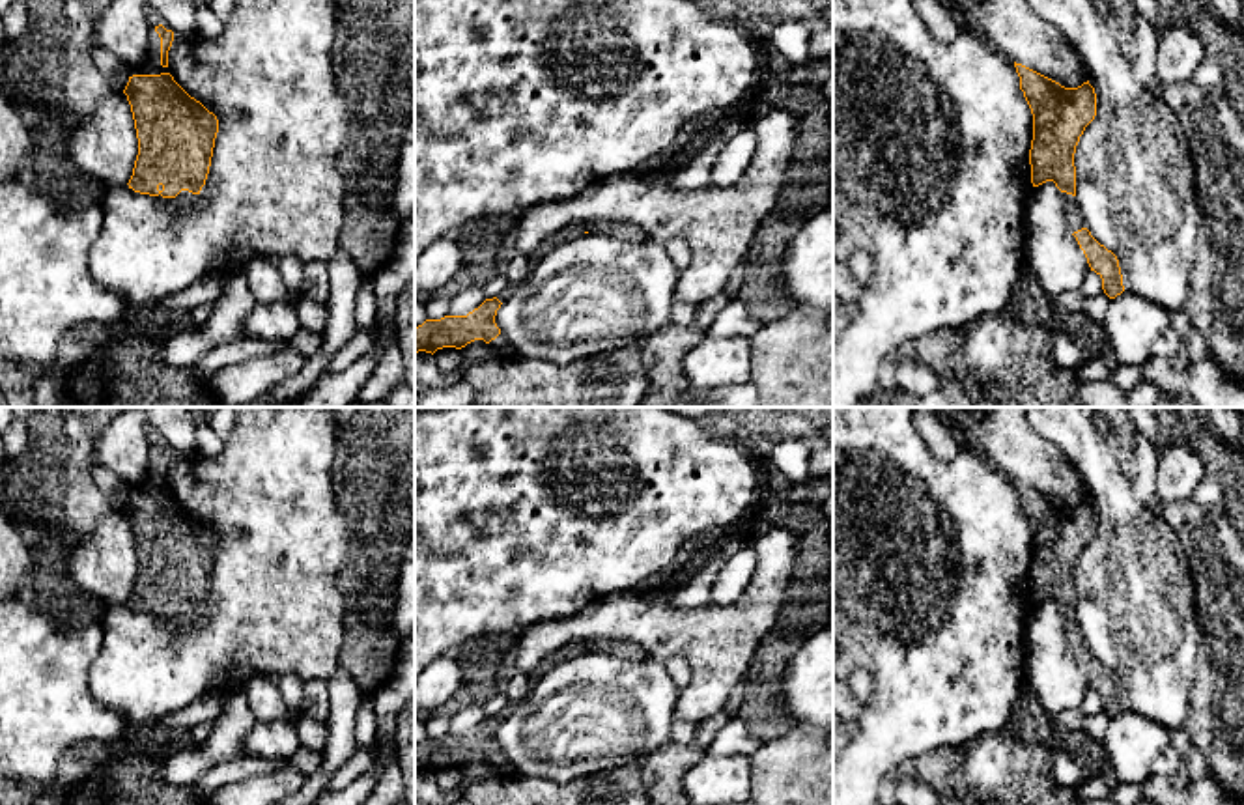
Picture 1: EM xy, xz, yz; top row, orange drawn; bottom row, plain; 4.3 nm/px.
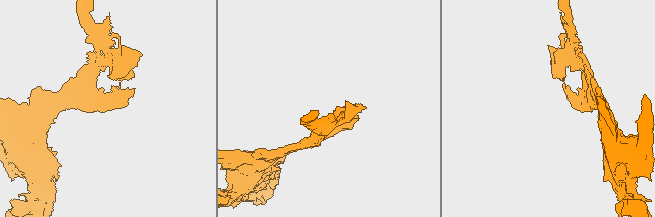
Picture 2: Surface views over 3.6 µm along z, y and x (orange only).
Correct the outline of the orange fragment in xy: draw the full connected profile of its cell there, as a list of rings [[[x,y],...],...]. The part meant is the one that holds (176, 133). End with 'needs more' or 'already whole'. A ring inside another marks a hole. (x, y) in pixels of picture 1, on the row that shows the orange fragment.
[[[148,13],[148,47],[140,64],[133,65],[123,90],[131,105],[138,155],[129,189],[157,198],[192,200],[207,194],[205,179],[211,166],[219,120],[200,101],[191,97],[170,75],[168,50],[174,32],[157,13]]] | needs more

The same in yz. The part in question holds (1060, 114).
[[[1014,62],[1014,67],[1033,114],[1031,183],[1039,187],[1053,181],[1061,191],[1068,230],[1083,250],[1091,271],[1102,278],[1104,293],[1115,299],[1124,291],[1119,260],[1091,235],[1076,198],[1074,153],[1080,136],[1096,116],[1095,88],[1089,80],[1078,88],[1065,88],[1022,64]]] | needs more

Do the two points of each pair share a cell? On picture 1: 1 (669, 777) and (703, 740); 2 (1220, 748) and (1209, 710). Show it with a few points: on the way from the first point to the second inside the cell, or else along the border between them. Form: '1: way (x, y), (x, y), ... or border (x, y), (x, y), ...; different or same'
1: way (675, 768), (693, 749); same
2: way (1220, 738), (1218, 720); same

